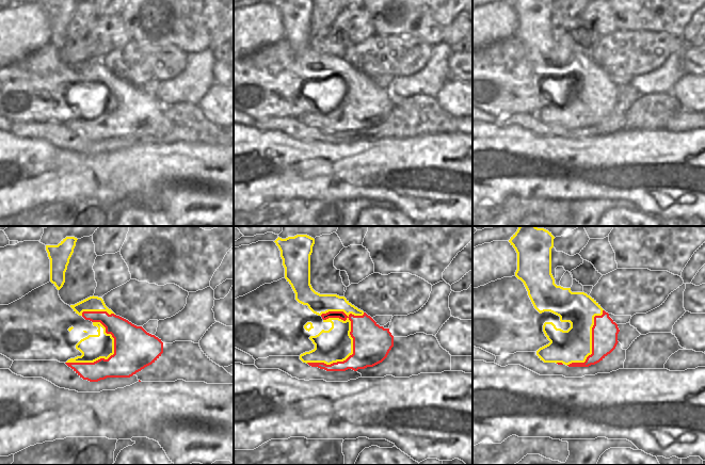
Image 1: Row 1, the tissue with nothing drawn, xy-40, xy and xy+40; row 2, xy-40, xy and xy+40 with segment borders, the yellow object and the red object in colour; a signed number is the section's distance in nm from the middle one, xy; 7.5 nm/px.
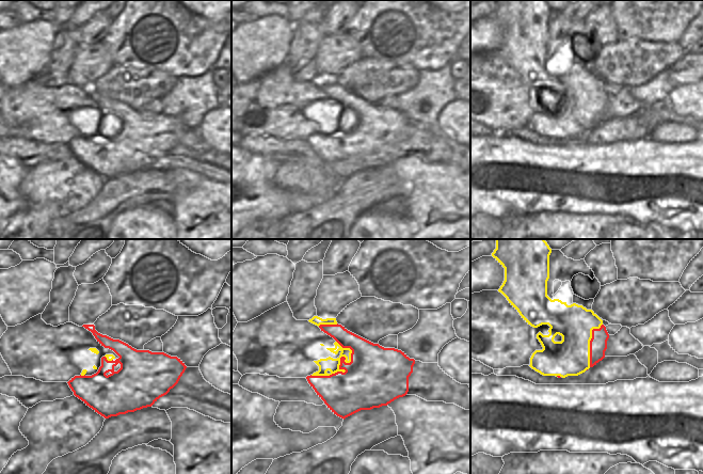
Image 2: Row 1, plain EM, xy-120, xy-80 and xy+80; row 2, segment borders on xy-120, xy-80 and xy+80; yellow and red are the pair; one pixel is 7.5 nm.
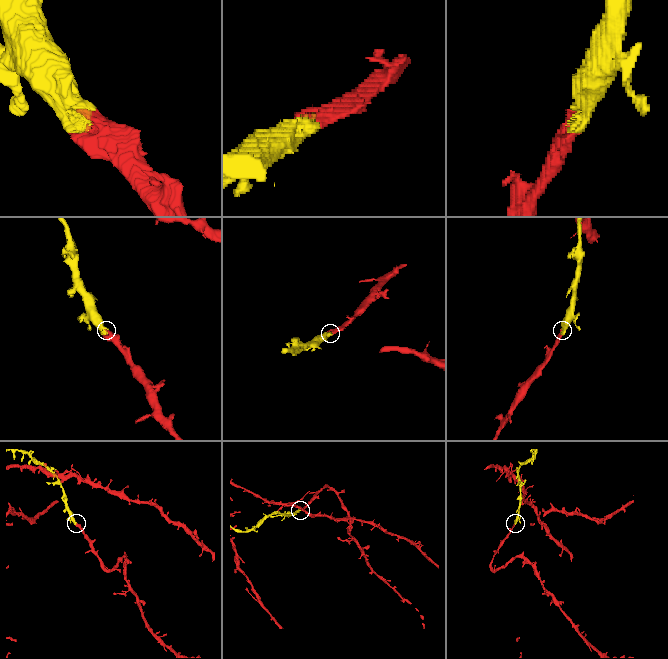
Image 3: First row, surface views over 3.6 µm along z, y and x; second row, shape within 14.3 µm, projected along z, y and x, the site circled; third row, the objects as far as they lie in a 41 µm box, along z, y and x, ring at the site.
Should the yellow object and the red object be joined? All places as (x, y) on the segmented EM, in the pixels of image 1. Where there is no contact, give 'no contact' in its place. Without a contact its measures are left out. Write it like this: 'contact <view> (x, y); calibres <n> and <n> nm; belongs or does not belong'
contact xy (352, 350); calibres 260 and 280 nm; belongs

